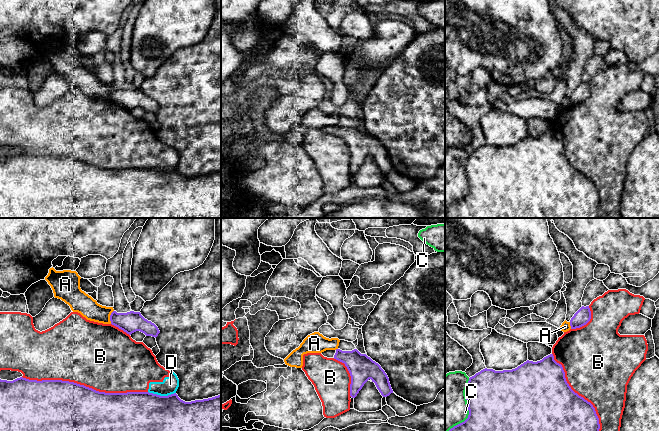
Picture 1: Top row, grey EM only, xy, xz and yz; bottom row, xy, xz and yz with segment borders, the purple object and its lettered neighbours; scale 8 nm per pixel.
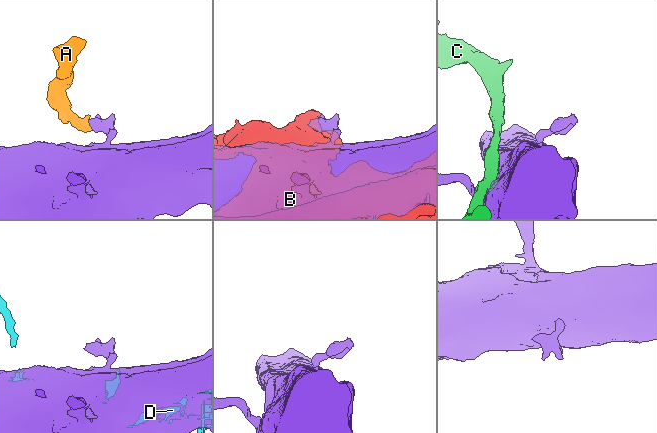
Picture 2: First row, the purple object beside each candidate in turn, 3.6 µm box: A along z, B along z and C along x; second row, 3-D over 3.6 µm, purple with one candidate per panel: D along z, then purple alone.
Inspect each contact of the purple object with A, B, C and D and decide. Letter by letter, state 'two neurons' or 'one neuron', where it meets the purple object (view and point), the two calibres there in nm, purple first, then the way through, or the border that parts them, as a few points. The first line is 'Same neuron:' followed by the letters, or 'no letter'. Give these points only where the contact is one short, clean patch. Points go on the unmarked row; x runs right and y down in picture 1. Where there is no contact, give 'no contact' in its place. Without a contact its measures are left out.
Same neuron: no letter
A: two neurons; meets purple in xy at (110, 93); 170 nm thick on the purple side, 160 nm on the other; border along xy (113, 86), (110, 91), (110, 99)
B: two neurons; meets purple in xy at (85, 162); 500 nm thick on the purple side, 500 nm on the other
C: two neurons; meets purple in yz at (468, 185); 500 nm thick on the purple side, 360 nm on the other
D: two neurons; meets purple in xy at (162, 172); 500 nm thick on the purple side, 130 nm on the other

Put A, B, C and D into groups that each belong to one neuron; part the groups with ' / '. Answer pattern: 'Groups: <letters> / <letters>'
Groups: A / B D / C

